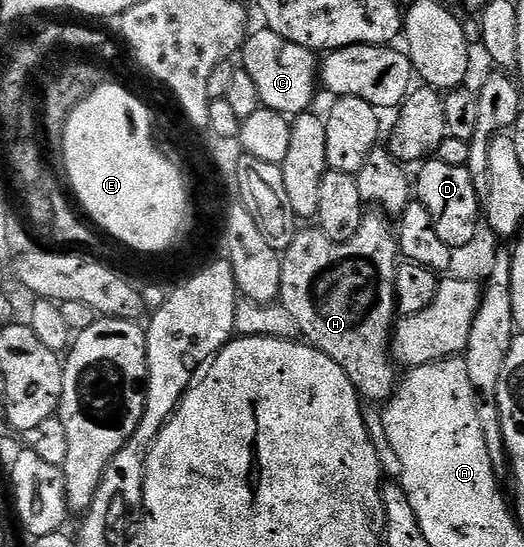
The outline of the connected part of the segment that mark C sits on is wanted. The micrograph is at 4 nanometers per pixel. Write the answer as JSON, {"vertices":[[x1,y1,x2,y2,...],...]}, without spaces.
{"vertices":[[266,26,261,27,261,32,255,32,245,39,242,66,258,89,261,105,289,118,309,111,313,107,312,99,316,96,316,88,318,92,317,53,274,34]]}

